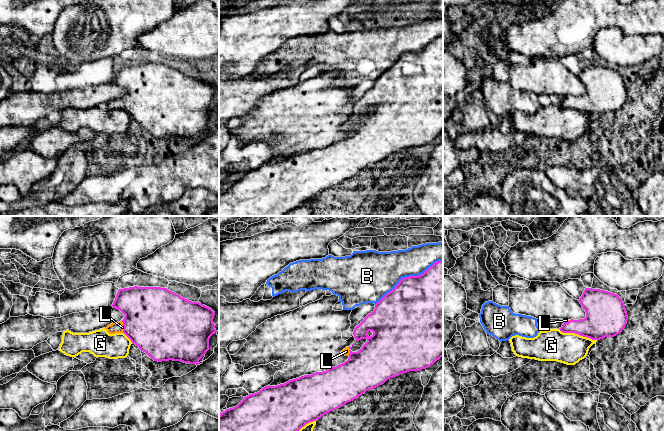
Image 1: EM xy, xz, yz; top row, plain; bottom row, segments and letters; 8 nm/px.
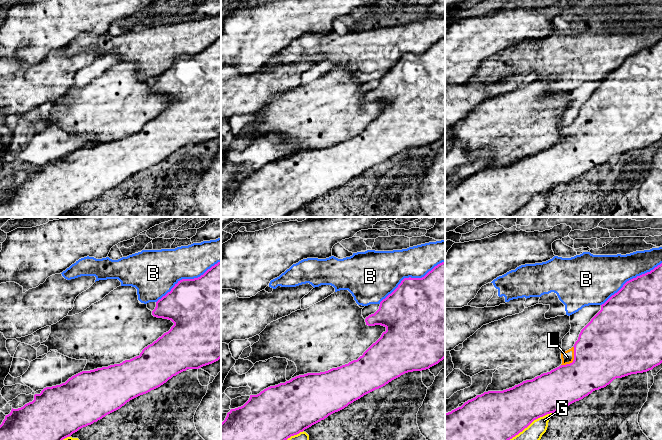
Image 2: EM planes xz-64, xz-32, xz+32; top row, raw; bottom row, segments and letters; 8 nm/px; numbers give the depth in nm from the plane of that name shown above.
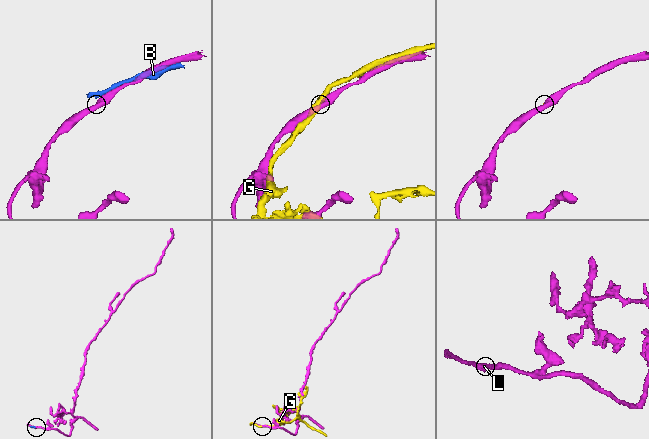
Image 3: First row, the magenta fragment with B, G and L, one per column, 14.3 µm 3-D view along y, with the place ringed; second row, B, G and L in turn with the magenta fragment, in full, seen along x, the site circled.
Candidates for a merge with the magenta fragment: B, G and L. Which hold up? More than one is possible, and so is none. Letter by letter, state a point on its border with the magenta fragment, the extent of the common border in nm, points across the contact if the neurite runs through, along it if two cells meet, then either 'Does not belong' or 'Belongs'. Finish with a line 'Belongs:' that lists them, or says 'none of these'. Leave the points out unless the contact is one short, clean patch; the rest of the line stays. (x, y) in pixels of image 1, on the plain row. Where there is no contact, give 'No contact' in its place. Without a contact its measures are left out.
B: Touches magenta at xz (408, 53). Shared border 650 nm. Does not belong
G: Touches magenta at yz (577, 109). Shared border 320 nm. Does not belong
L: Touches magenta at xy (124, 103). Shared border 100 nm. Path across: xy (154, 96), (124, 103), (117, 103). Belongs
Belongs: L

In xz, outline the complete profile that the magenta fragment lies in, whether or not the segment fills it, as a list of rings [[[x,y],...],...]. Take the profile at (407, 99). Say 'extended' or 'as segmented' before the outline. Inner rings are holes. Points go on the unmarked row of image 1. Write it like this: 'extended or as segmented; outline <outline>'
extended; outline [[[443,36],[434,39],[421,51],[402,54],[392,67],[375,80],[374,87],[355,103],[353,112],[356,117],[366,115],[367,118],[357,128],[352,128],[349,123],[343,125],[341,129],[349,133],[344,139],[284,160],[266,162],[244,173],[237,182],[220,189],[219,216],[283,216],[388,155],[410,147],[421,147],[443,133]]]

